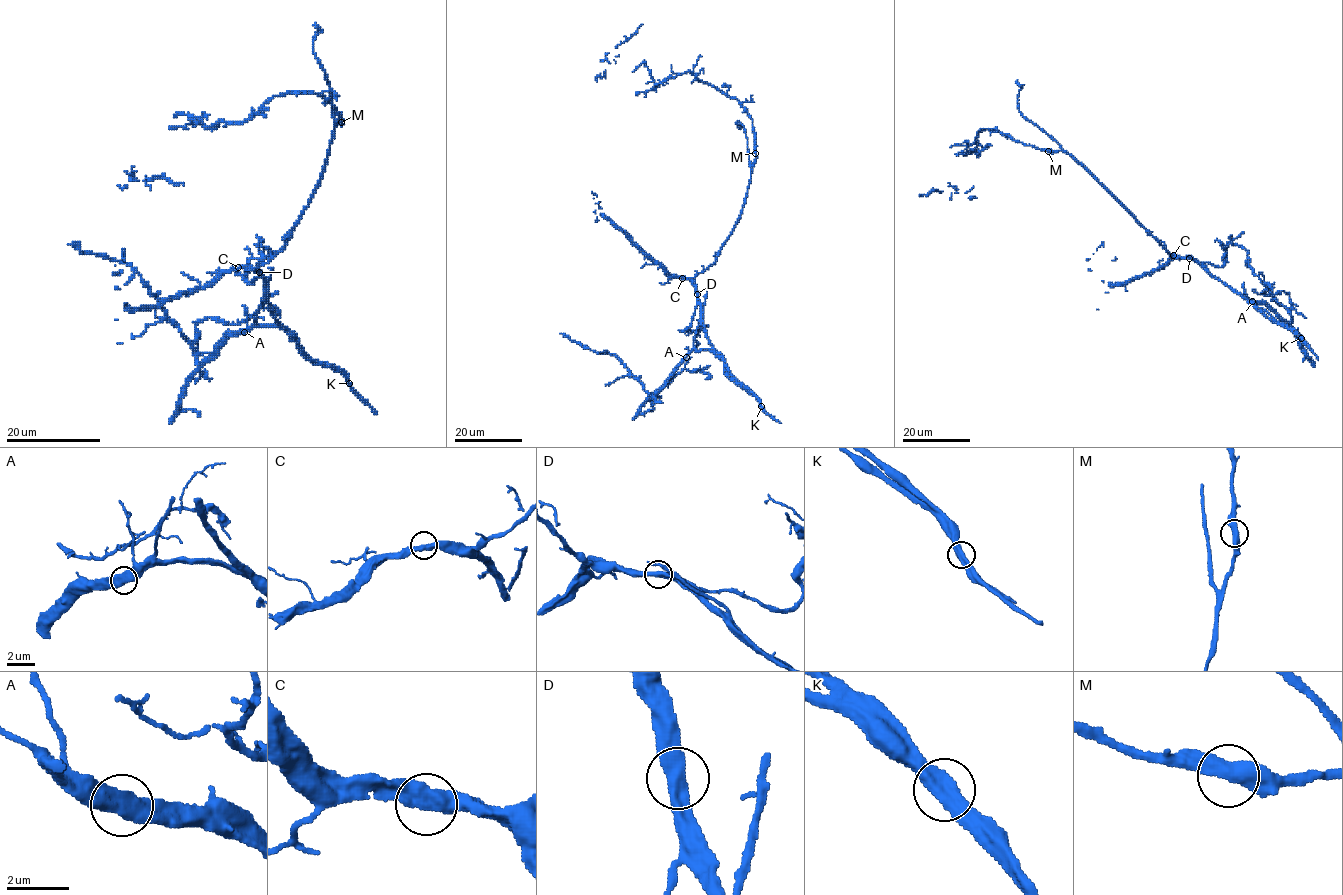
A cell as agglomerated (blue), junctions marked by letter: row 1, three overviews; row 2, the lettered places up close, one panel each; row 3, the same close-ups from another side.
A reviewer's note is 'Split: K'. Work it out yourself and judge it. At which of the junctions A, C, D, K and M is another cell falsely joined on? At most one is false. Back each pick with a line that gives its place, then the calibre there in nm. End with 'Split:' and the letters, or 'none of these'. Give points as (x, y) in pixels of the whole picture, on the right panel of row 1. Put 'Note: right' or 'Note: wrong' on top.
Note: right
K: at (1301, 338); 480 nm thick
Split: K

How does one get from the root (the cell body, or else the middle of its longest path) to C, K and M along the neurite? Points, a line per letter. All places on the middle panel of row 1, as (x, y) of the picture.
C: (730, 234), (711, 264), (691, 279), (682, 278)
K: (730, 234), (717, 259), (694, 279), (694, 290), (710, 345), (727, 370), (761, 406)
M: (730, 234), (744, 202), (755, 153)

